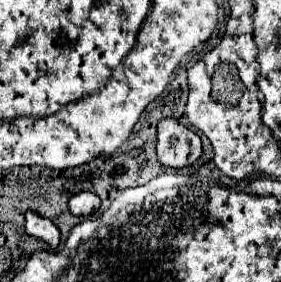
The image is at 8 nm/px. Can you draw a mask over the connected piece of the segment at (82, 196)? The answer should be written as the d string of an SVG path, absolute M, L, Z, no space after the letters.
M81 191L69 199L69 209L73 215L85 215L87 217L87 215L95 213L99 209L99 205L101 205L101 199L89 191Z

